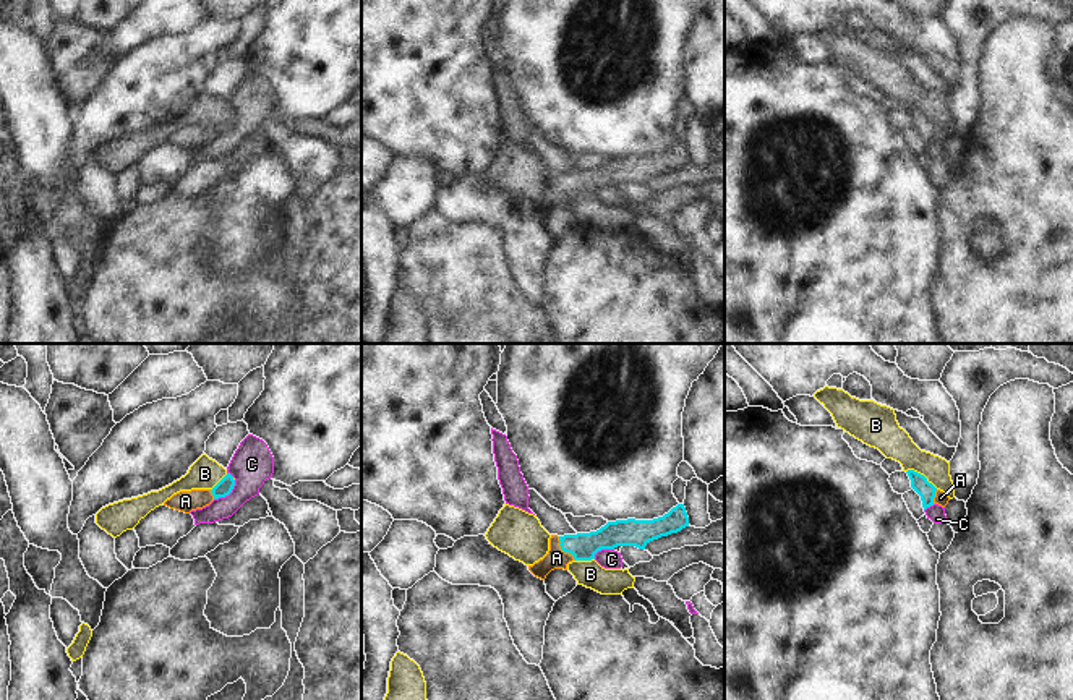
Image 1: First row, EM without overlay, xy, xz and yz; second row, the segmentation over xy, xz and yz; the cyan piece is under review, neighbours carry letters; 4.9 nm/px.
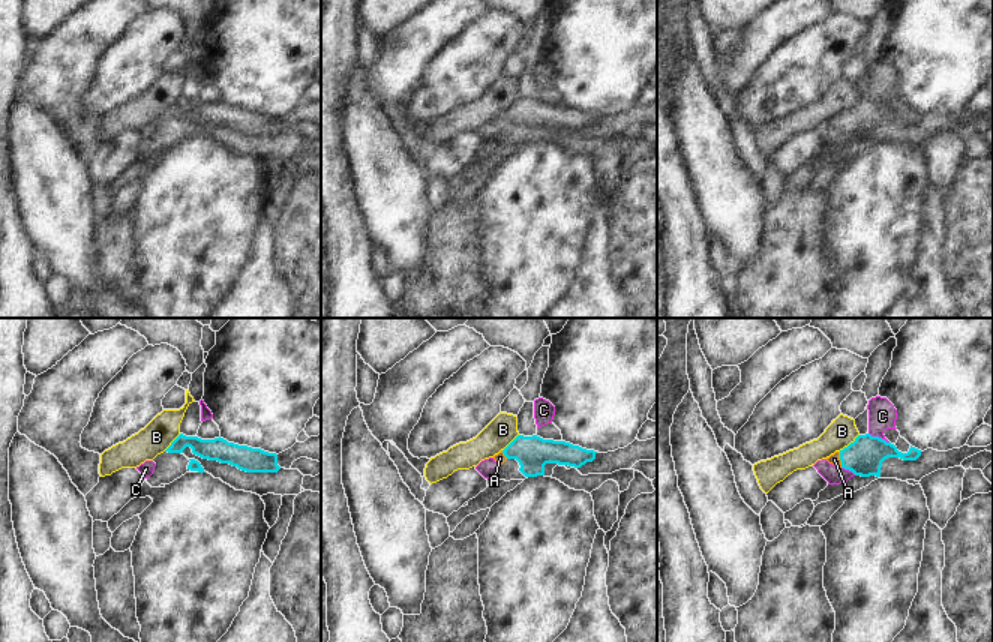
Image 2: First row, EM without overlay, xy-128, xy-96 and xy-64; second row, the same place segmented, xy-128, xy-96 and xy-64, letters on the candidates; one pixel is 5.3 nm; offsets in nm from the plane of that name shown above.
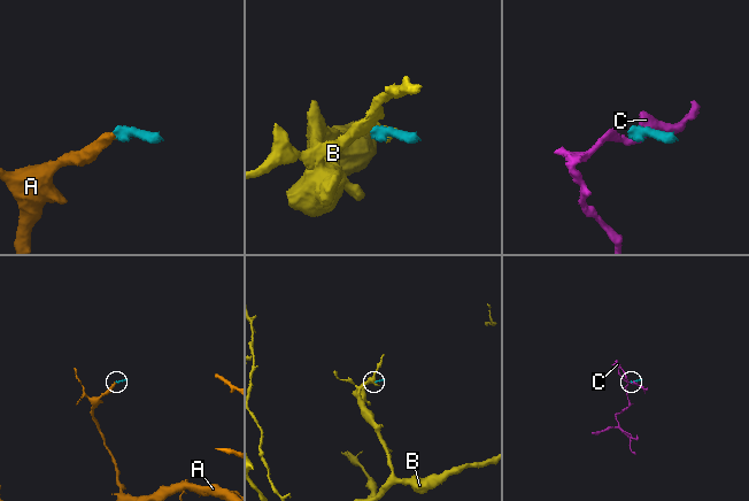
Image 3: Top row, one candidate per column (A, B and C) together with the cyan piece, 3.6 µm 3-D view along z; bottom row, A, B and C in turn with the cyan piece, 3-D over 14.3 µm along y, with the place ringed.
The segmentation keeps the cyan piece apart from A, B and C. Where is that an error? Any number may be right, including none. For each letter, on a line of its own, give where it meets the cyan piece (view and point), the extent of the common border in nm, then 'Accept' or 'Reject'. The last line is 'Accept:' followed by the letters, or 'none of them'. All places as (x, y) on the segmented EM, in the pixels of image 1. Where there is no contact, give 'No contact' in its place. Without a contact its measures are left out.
A: Touches cyan at xz (563, 550). Shared border 150 nm. Accept
B: Touches cyan at yz (923, 475). Shared border 180 nm. Reject
C: Touches cyan at xy (227, 495). Shared border 150 nm. Reject
Accept: A

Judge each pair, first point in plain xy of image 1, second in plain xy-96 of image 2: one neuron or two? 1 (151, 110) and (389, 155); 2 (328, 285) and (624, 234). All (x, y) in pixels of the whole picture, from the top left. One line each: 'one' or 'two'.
1: two
2: one

